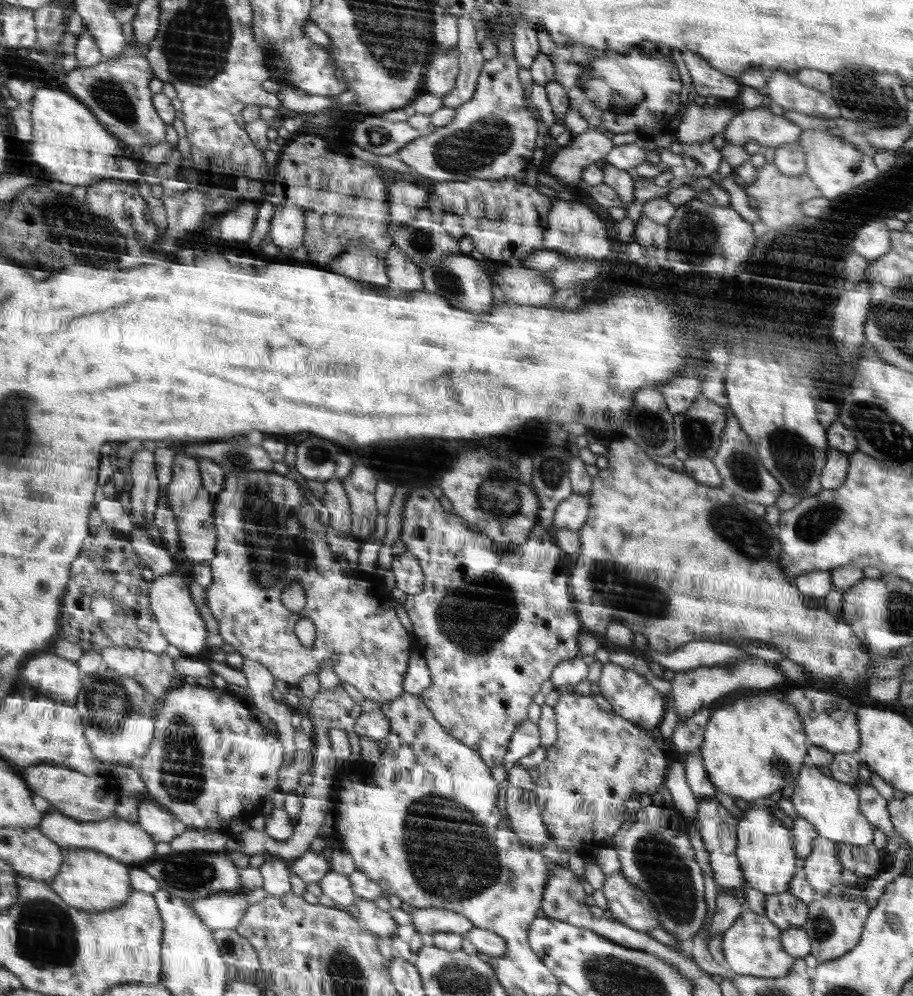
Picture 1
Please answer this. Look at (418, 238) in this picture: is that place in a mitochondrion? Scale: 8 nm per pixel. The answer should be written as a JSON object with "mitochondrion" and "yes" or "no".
{"mitochondrion":"yes"}

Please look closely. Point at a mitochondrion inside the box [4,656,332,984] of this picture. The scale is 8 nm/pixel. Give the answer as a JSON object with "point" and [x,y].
{"point":[45,935]}

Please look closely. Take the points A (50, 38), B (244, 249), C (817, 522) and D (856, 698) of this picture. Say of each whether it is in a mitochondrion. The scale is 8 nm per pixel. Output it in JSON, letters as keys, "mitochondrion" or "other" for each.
{"A":"other","B":"other","C":"mitochondrion","D":"other"}

